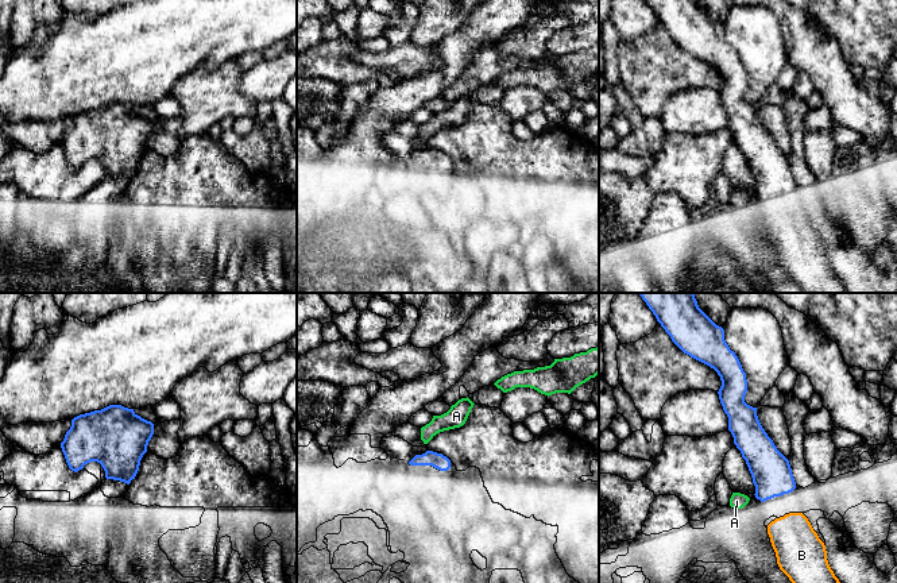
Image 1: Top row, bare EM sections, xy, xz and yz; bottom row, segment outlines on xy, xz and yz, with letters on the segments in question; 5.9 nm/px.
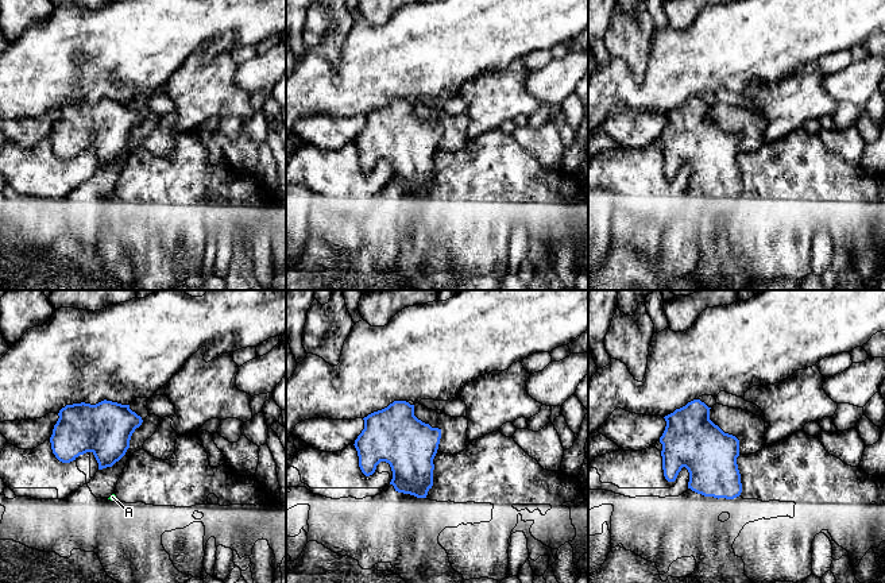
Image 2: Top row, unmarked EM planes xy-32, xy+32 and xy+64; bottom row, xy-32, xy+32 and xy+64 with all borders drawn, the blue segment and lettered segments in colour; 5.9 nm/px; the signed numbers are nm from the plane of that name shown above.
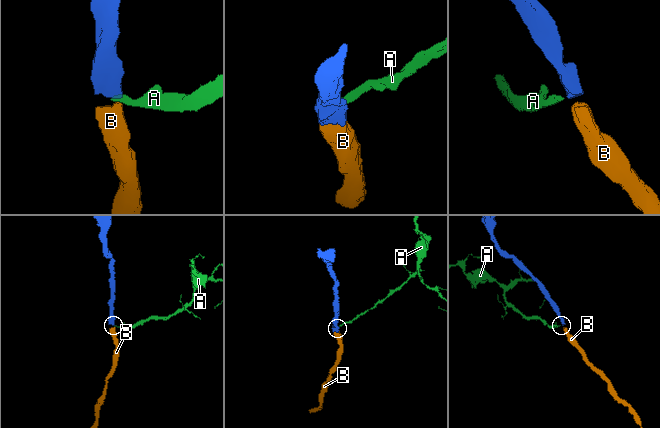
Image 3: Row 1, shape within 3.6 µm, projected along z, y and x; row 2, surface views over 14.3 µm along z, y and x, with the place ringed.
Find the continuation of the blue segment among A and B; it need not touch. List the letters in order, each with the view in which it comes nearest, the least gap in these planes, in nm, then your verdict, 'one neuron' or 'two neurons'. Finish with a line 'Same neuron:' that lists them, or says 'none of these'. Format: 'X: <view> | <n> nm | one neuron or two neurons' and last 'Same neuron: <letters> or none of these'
A: yz | 40 nm | two neurons
B: yz | 120 nm | one neuron
Same neuron: B

